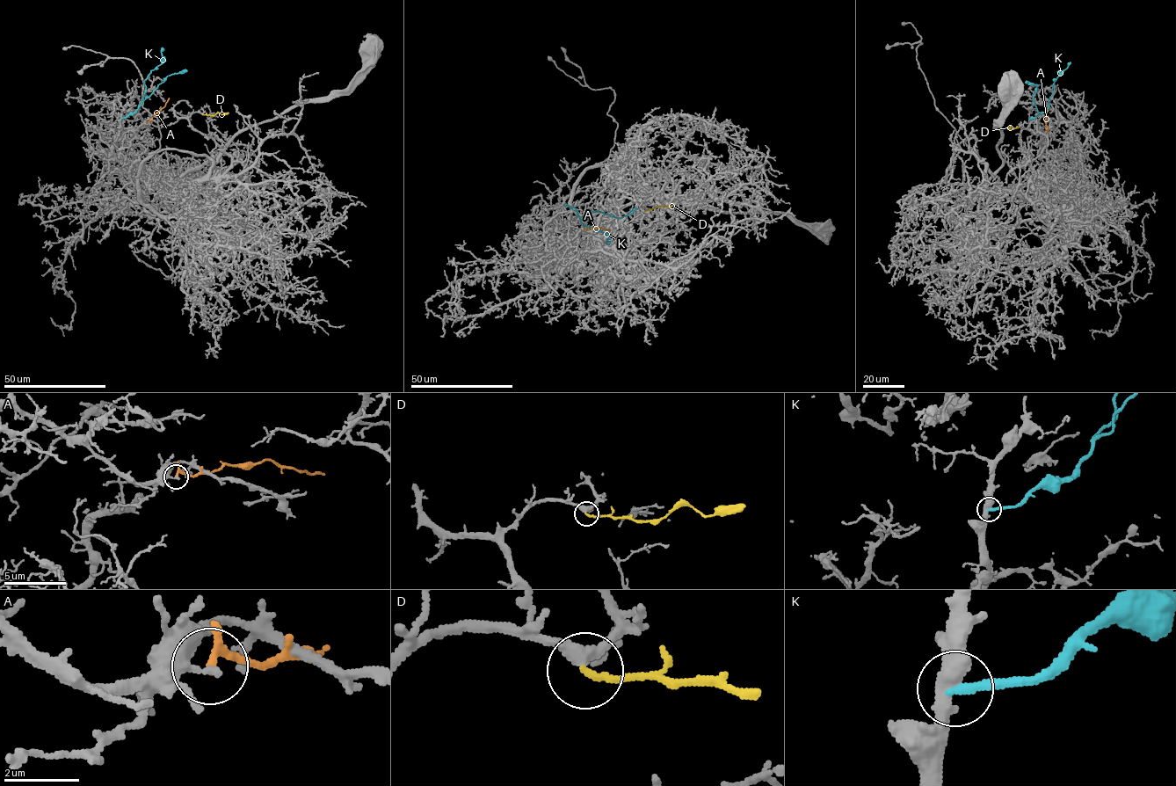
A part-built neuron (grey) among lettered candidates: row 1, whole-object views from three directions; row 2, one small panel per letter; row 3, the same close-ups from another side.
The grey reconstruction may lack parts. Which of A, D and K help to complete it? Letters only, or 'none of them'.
none of them

